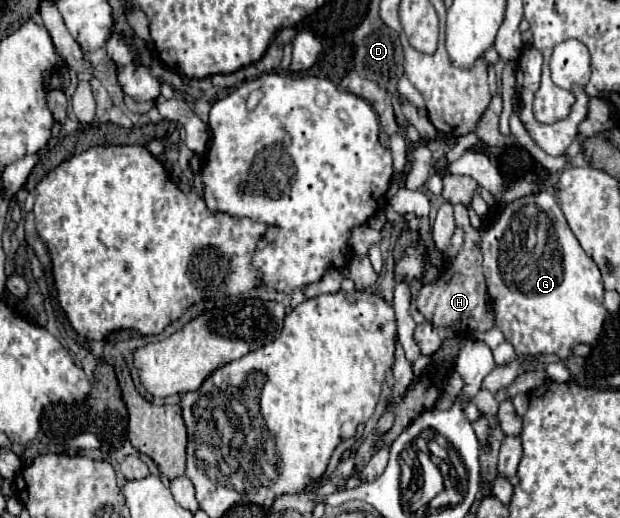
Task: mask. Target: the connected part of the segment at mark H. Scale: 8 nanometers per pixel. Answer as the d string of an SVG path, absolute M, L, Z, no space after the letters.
M462 204L454 206L454 216L456 216L456 224L460 228L464 228L464 248L460 250L460 254L456 256L454 262L446 264L444 274L428 286L422 286L422 290L418 292L418 312L434 326L450 326L454 332L462 332L462 330L490 330L494 326L494 314L488 312L486 306L486 284L484 284L484 274L482 274L482 254L478 248L480 242L480 234L478 230L474 230L470 226L468 220L468 210Z

